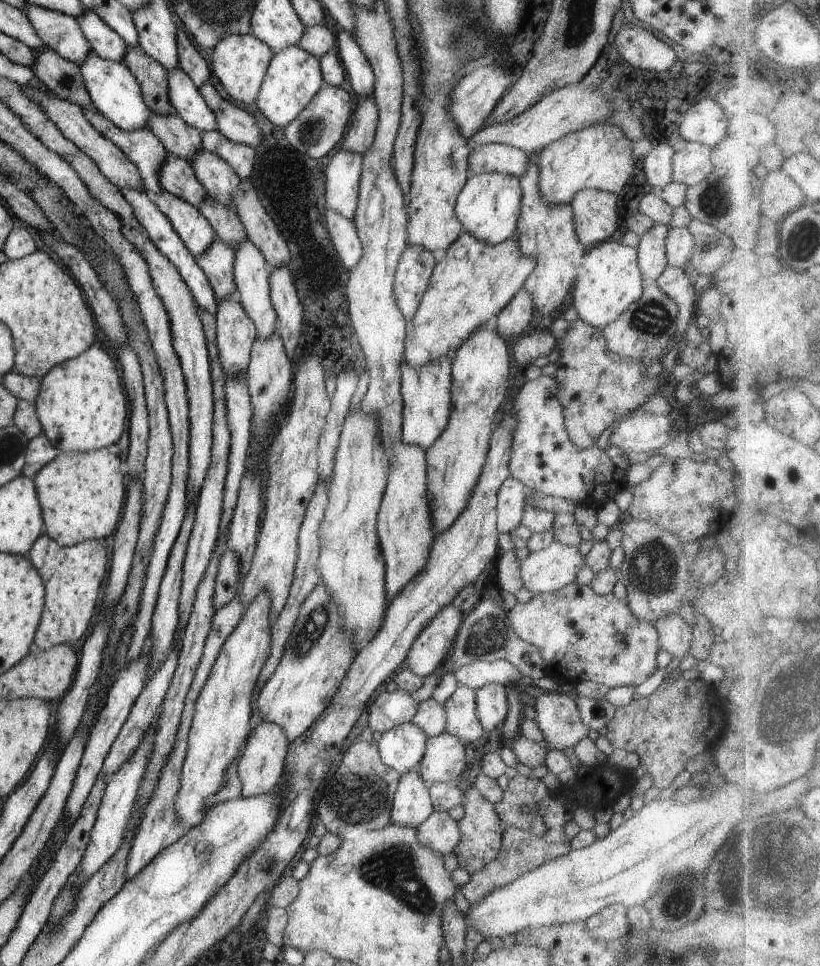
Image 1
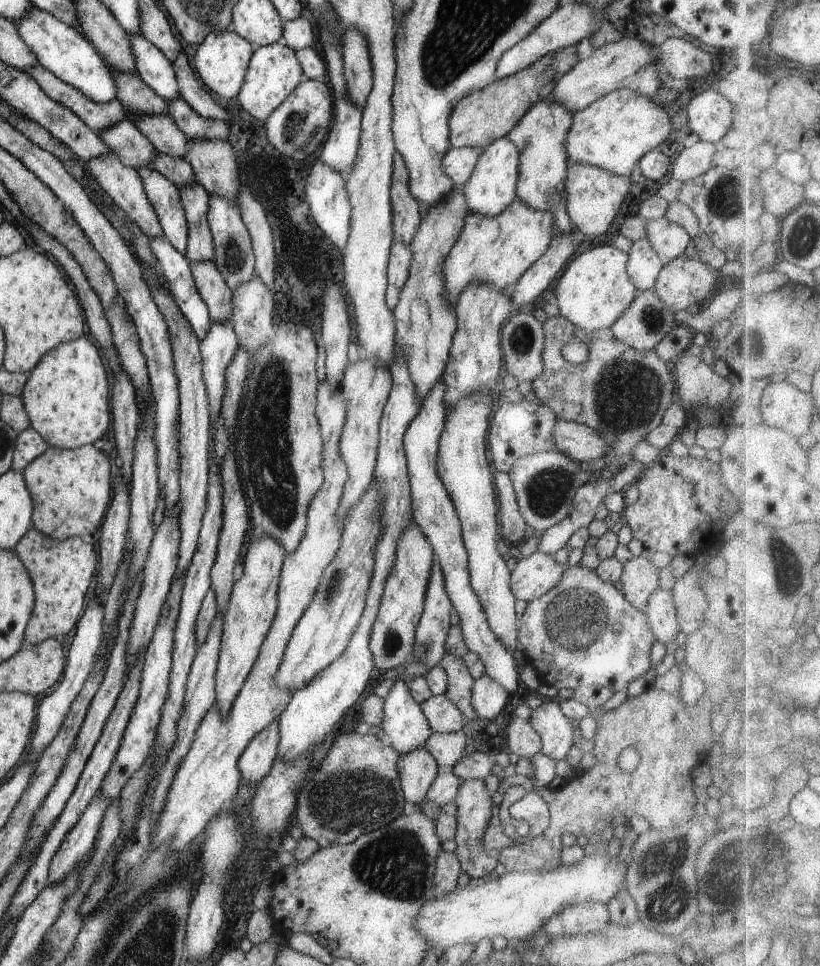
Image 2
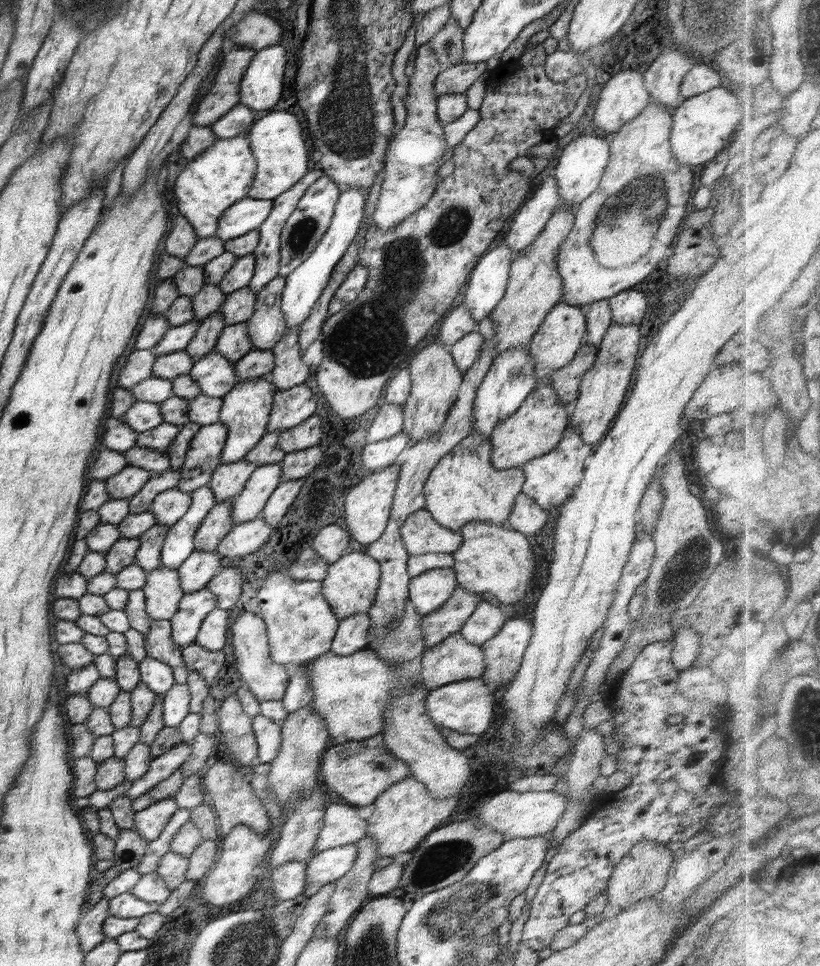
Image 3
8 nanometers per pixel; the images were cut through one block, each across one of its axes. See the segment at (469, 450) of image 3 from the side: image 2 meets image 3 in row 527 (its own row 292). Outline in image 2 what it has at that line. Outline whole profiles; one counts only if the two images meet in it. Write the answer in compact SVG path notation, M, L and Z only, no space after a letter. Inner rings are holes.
M516 198L504 212L494 218L469 212L460 238L444 261L442 275L446 300L456 303L458 296L476 282L490 284L496 290L506 290L506 294L511 294L520 276L548 250L554 234L552 226L554 216L550 212L538 208L534 210L520 198Z

